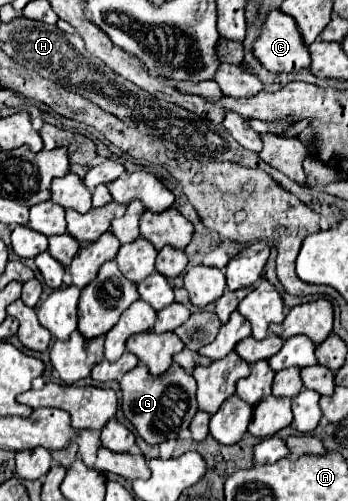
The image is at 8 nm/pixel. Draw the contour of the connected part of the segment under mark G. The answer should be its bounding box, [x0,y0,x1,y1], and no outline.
[120,363,198,443]

